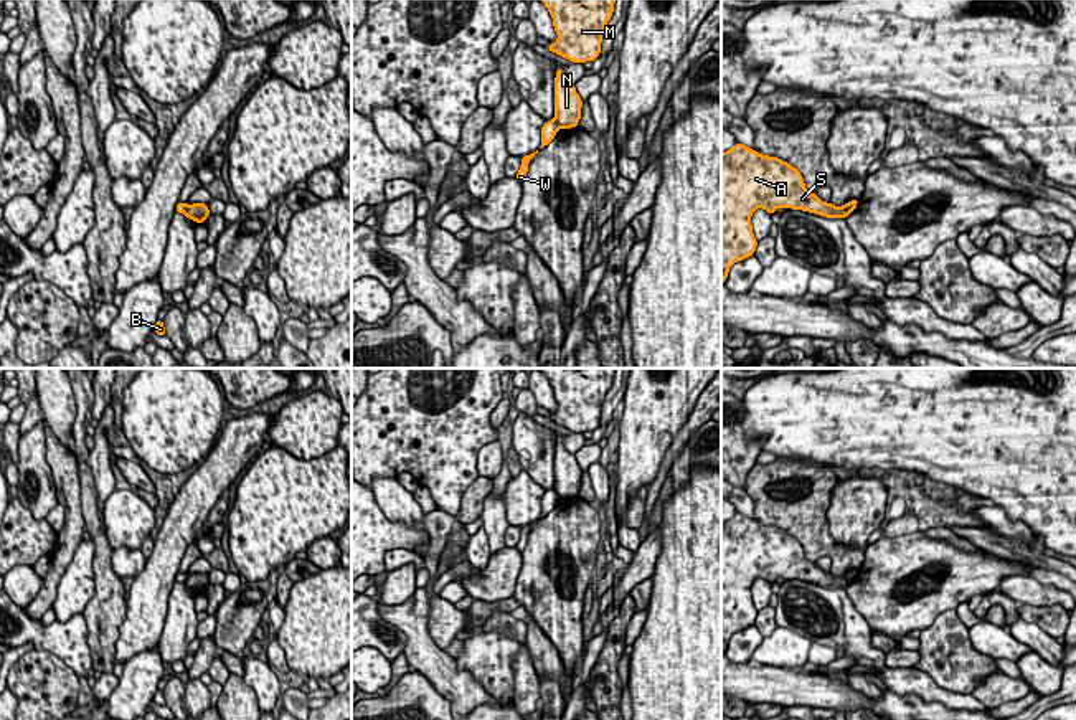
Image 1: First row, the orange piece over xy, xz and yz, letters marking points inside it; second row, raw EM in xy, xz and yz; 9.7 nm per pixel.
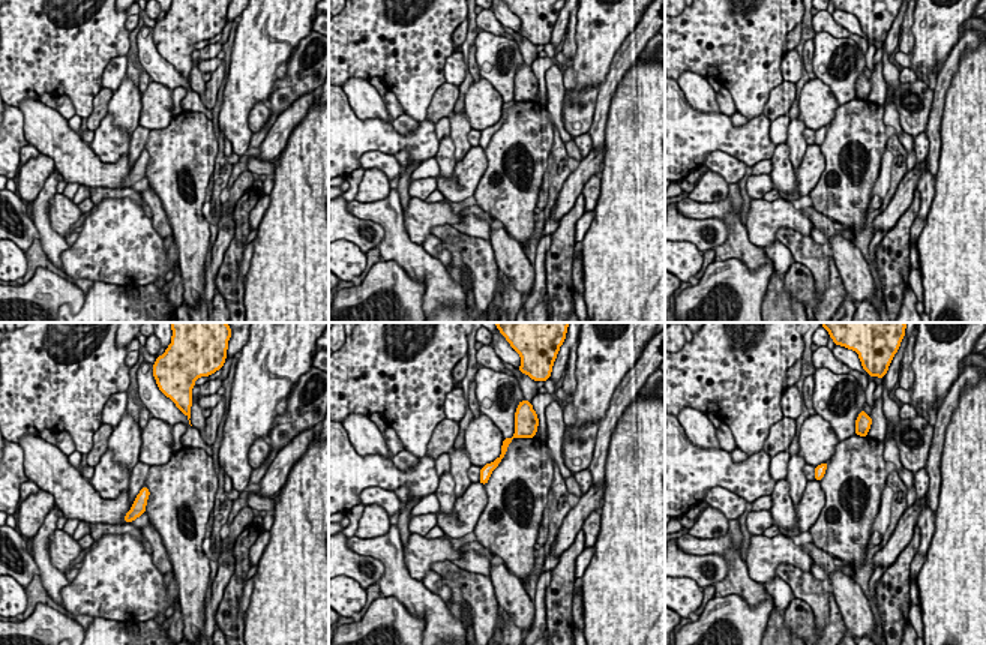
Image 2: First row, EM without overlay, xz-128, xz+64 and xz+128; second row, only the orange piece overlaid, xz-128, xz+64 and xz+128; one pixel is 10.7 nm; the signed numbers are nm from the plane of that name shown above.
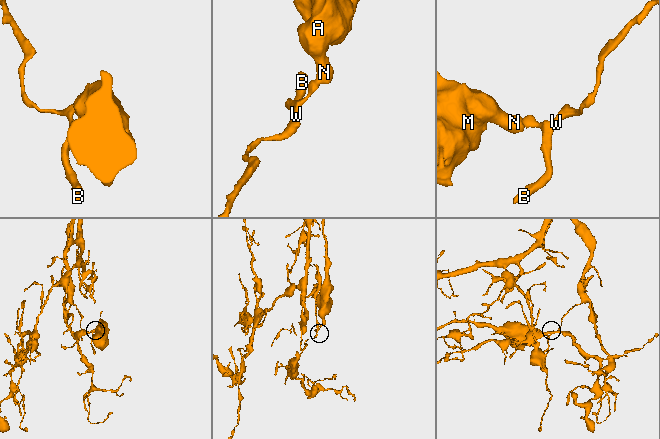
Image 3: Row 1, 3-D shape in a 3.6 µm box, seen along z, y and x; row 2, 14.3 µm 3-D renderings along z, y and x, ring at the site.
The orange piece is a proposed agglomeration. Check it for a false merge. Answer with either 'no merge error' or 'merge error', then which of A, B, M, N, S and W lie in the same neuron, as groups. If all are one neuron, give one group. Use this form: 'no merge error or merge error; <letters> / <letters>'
merge error; A M N S / B W

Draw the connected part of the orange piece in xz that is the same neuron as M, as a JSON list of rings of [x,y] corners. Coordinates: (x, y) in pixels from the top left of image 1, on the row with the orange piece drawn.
[[[541,0],[558,35],[546,48],[573,63],[599,58],[602,33],[616,0]]]

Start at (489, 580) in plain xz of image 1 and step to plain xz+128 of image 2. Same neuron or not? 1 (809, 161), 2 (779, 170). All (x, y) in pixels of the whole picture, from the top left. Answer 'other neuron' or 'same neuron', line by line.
1: same neuron
2: other neuron

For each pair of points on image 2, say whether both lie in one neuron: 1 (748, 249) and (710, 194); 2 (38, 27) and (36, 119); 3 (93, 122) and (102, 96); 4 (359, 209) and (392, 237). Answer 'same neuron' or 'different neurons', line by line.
1: different neurons
2: different neurons
3: same neuron
4: same neuron

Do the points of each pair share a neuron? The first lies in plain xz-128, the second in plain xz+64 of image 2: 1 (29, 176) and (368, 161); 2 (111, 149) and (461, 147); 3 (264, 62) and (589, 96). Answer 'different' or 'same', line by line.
1: different
2: different
3: different

